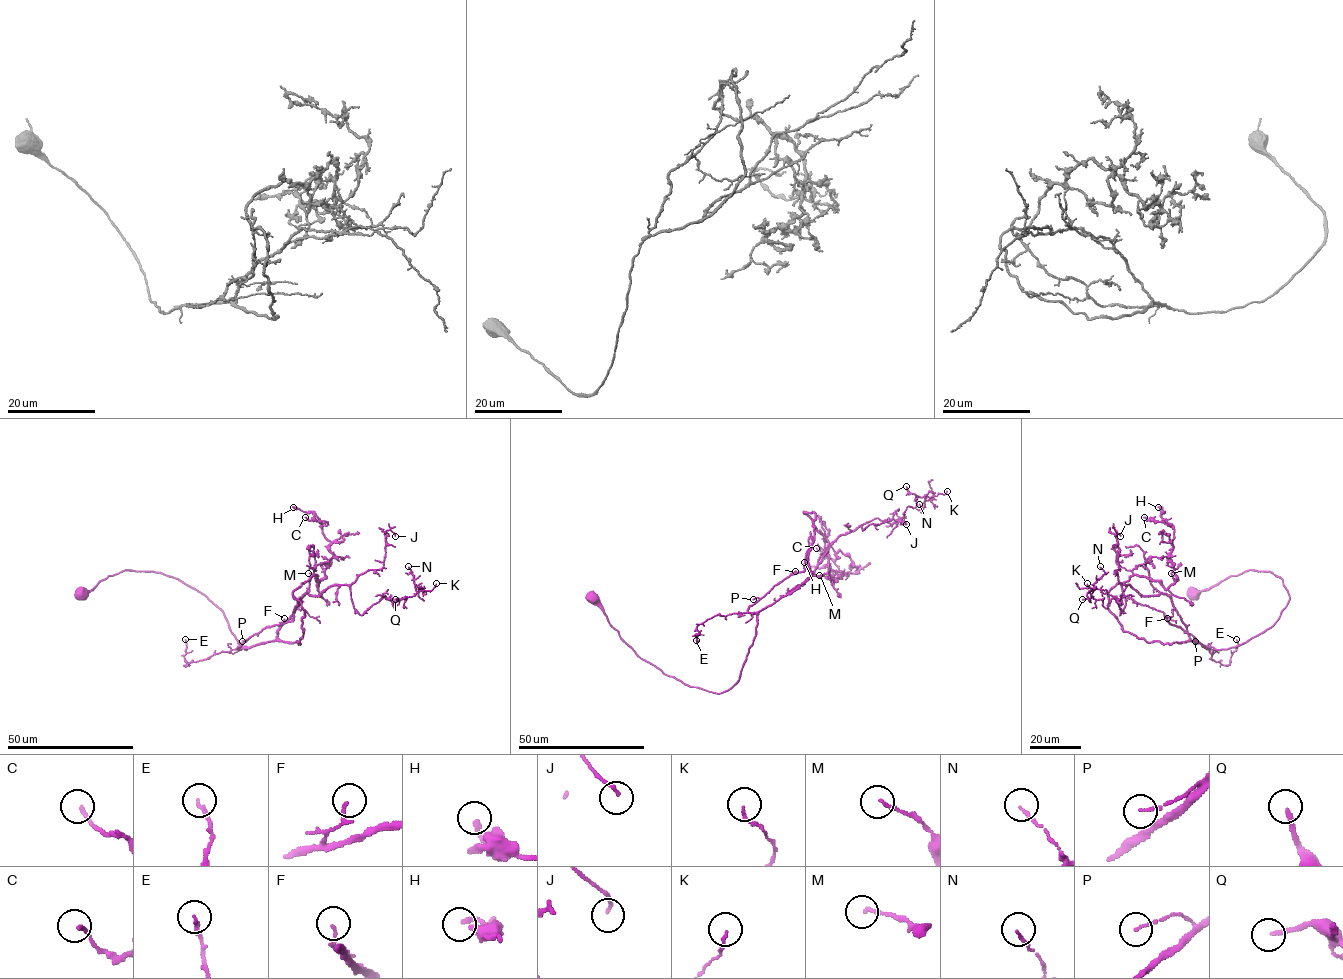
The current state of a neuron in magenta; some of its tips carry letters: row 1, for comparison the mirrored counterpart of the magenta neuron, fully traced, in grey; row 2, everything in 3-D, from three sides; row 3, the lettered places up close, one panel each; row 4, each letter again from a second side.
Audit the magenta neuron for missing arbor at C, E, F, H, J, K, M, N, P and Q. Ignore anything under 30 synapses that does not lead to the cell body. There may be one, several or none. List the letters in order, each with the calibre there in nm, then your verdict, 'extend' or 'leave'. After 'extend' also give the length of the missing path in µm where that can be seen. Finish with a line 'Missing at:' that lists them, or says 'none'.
C: 160 nm thick; leave
E: 170 nm thick; leave
F: 120 nm thick; leave
H: 190 nm thick; leave
J: 130 nm thick; leave
K: 100 nm thick; leave
M: 140 nm thick; leave
N: 100 nm thick; leave
P: 110 nm thick; leave
Q: 200 nm thick; leave
Missing at: none

